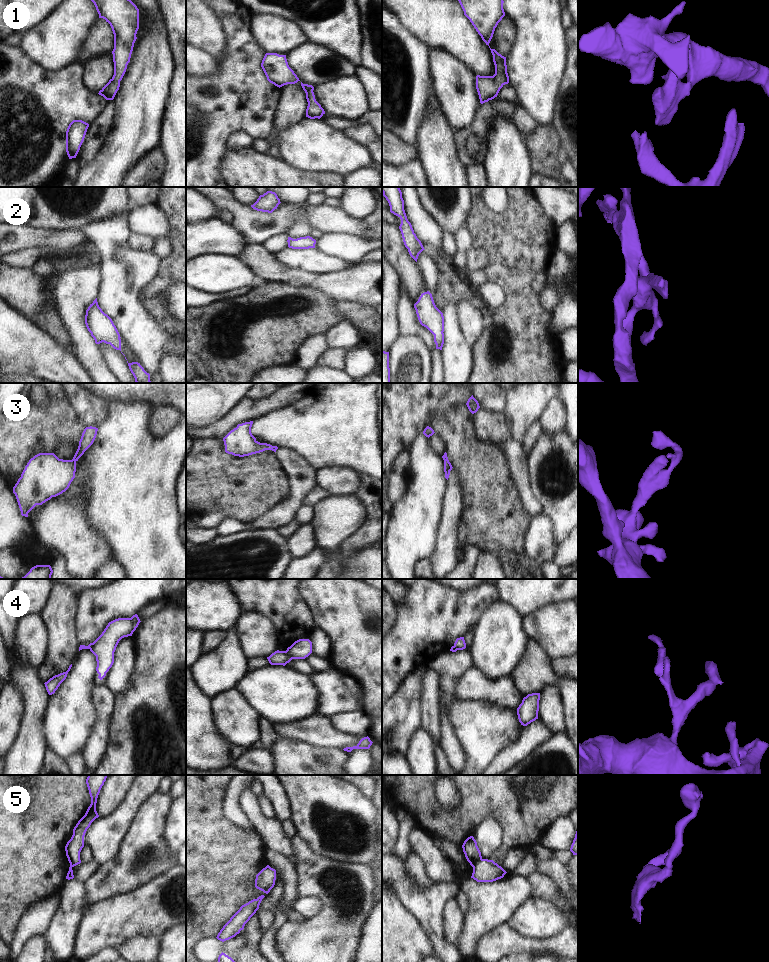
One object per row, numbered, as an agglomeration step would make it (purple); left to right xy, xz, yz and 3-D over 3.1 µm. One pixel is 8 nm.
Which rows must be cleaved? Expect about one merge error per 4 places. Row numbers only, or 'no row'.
4, 5

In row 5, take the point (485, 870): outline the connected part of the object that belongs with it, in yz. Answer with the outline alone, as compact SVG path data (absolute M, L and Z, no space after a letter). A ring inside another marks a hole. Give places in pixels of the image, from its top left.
M480 859L473 866L471 878L477 882L493 882L504 877L507 872L493 860Z

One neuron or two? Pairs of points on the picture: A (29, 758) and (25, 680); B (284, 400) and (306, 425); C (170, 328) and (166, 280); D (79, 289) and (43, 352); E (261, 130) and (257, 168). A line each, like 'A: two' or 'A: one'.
A: one
B: two
C: one
D: two
E: two

